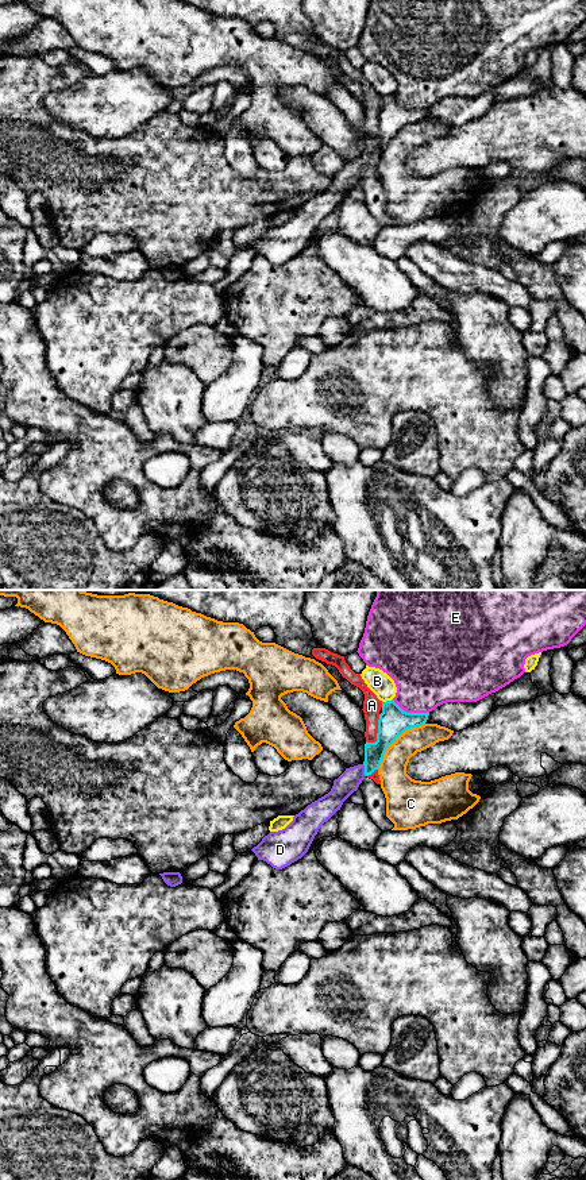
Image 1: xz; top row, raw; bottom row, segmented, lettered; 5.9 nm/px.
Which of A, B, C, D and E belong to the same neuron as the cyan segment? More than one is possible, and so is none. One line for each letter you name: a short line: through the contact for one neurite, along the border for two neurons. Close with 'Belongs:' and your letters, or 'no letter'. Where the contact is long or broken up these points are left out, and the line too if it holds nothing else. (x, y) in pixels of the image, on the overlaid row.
D: line xz (386, 735), (365, 770), (349, 782)
Belongs: D

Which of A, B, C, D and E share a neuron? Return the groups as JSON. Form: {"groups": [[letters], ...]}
{"groups": [["A"], ["B"], ["C"], ["D"], ["E"]]}

